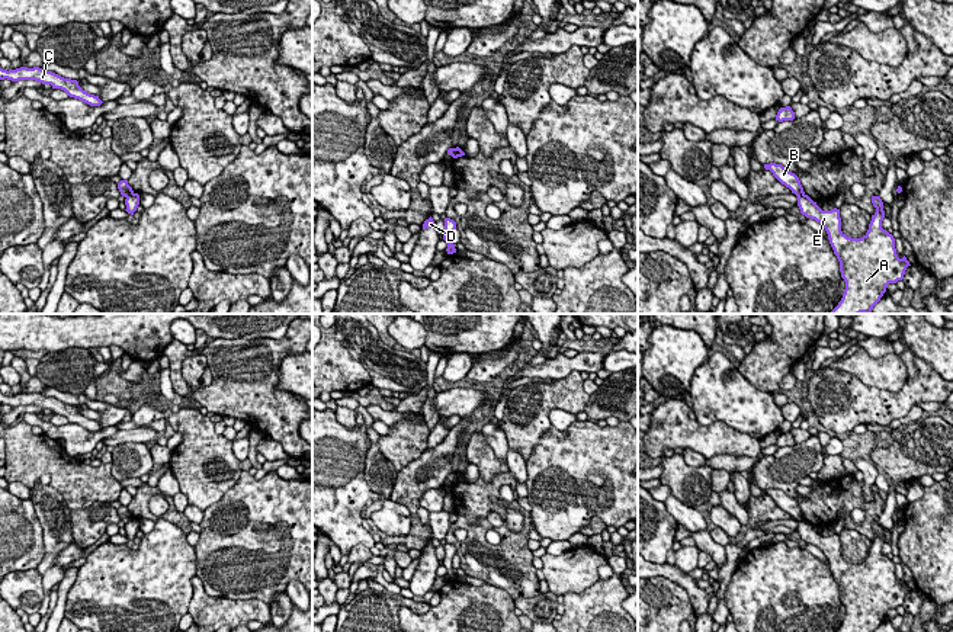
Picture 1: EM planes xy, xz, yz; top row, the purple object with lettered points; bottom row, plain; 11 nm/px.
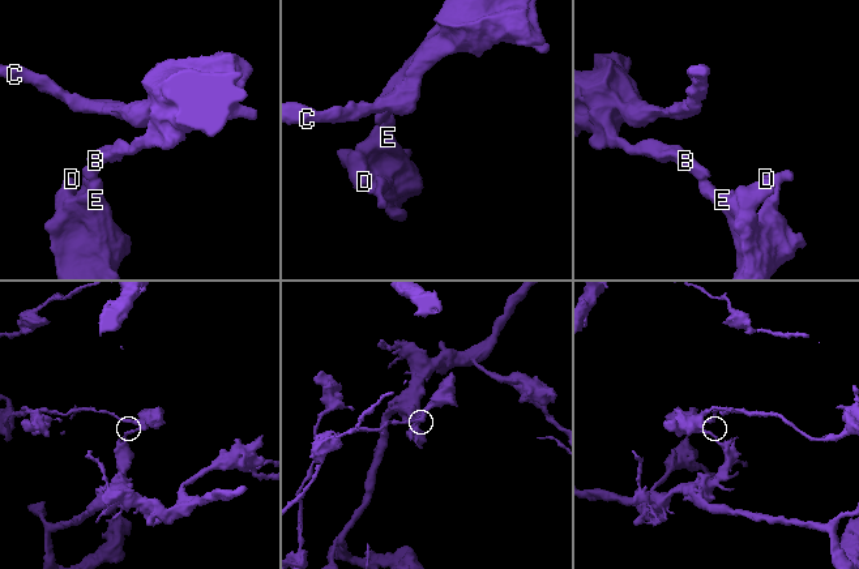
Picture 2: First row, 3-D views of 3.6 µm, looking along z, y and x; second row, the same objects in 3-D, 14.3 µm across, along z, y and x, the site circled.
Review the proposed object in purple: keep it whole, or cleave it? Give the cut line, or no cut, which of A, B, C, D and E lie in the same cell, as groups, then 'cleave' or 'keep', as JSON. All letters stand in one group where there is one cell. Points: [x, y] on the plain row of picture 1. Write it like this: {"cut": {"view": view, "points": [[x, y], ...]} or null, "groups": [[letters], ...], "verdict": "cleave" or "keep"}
{"cut": {"view": "xy", "points": [[134, 519], [127, 523]]}, "groups": [["A", "D", "E"], ["B", "C"]], "verdict": "cleave"}

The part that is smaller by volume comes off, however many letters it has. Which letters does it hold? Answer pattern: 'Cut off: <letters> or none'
Cut off: B, C

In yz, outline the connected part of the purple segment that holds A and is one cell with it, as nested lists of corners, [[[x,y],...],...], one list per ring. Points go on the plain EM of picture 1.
[[[808,520],[798,522],[800,539],[825,554],[840,587],[845,615],[837,632],[875,632],[888,610],[902,606],[911,591],[905,581],[898,583],[893,561],[882,554],[882,524],[872,522],[872,529],[876,538],[867,558],[861,564],[851,564],[841,556],[840,535],[822,536]]]

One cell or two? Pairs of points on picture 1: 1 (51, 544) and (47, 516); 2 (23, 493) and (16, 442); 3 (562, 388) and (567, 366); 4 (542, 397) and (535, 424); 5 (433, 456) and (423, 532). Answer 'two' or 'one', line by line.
1: one
2: two
3: two
4: one
5: one

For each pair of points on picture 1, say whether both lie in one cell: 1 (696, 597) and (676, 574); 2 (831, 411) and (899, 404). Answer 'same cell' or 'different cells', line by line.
1: same cell
2: same cell

